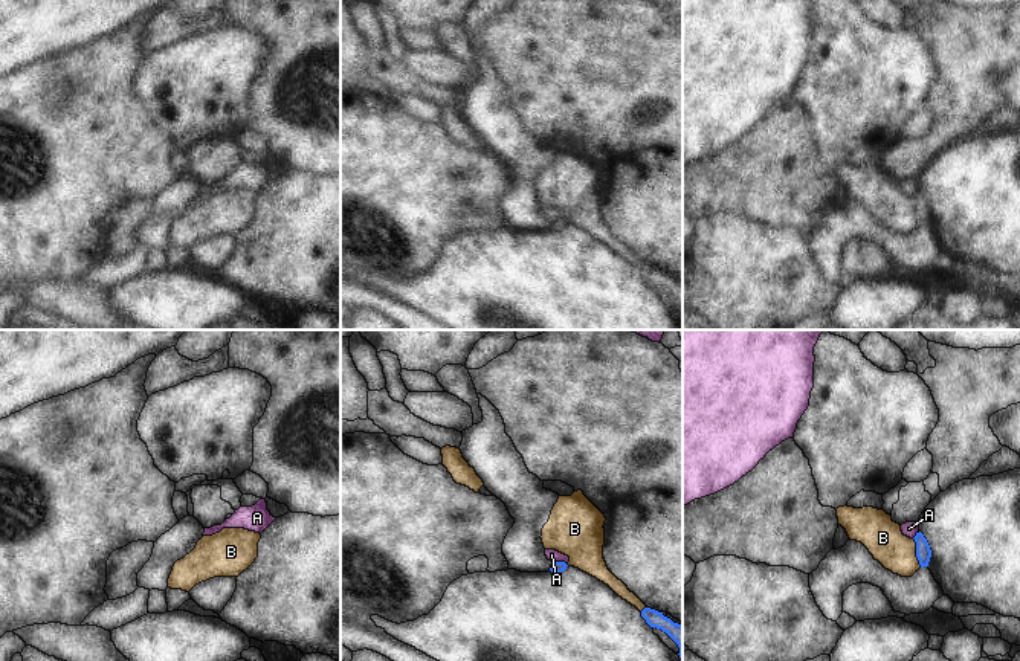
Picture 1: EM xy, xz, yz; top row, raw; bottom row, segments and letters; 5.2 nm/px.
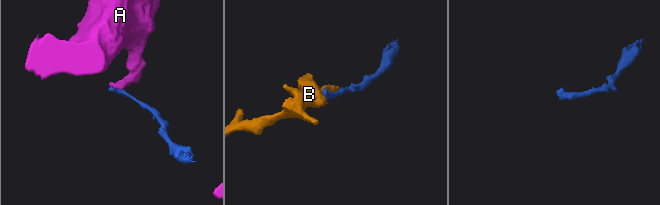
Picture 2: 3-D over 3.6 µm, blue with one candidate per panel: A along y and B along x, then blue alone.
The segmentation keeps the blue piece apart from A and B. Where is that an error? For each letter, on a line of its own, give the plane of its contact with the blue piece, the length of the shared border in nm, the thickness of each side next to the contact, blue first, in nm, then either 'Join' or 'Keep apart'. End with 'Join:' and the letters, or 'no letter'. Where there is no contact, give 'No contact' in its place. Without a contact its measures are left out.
A: Touches blue in xz. Shared border 80 nm. Thickness 60 nm (blue) against 60 nm. Keep apart
B: Touches blue in yz. Shared border 170 nm. Thickness 80 nm (blue) against 200 nm. Keep apart
Join: no letter.

